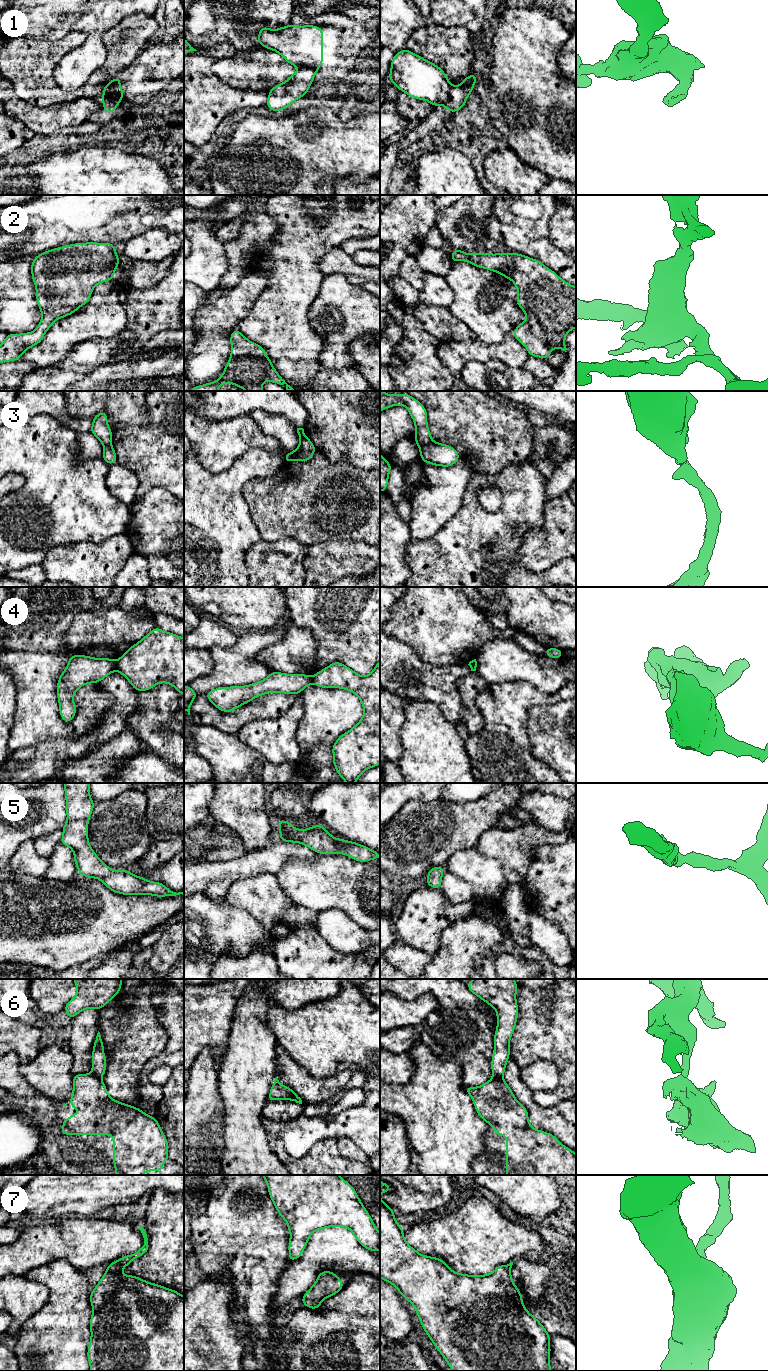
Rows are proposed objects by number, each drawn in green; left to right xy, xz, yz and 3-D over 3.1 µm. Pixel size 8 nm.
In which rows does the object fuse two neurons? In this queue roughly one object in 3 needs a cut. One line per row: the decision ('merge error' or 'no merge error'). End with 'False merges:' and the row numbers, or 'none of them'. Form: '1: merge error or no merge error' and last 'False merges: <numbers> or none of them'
1: merge error
2: no merge error
3: merge error
4: merge error
5: no merge error
6: merge error
7: no merge error
False merges: 1, 3, 4, 6

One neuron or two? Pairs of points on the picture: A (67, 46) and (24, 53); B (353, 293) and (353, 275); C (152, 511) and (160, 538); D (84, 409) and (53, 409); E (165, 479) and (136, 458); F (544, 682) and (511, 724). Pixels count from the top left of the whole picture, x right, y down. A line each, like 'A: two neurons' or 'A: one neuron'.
A: one neuron
B: two neurons
C: one neuron
D: two neurons
E: one neuron
F: two neurons

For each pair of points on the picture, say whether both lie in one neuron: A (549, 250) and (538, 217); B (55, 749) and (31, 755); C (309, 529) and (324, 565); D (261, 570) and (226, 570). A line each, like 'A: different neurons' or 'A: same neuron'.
A: same neuron
B: same neuron
C: different neurons
D: different neurons

